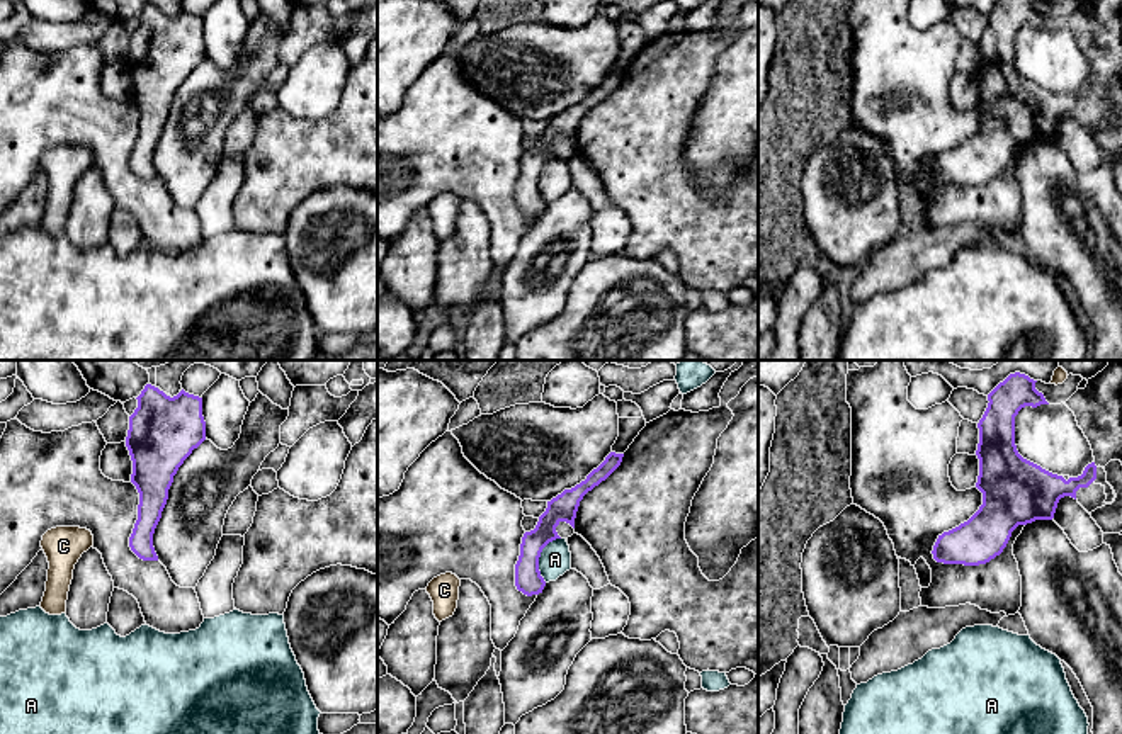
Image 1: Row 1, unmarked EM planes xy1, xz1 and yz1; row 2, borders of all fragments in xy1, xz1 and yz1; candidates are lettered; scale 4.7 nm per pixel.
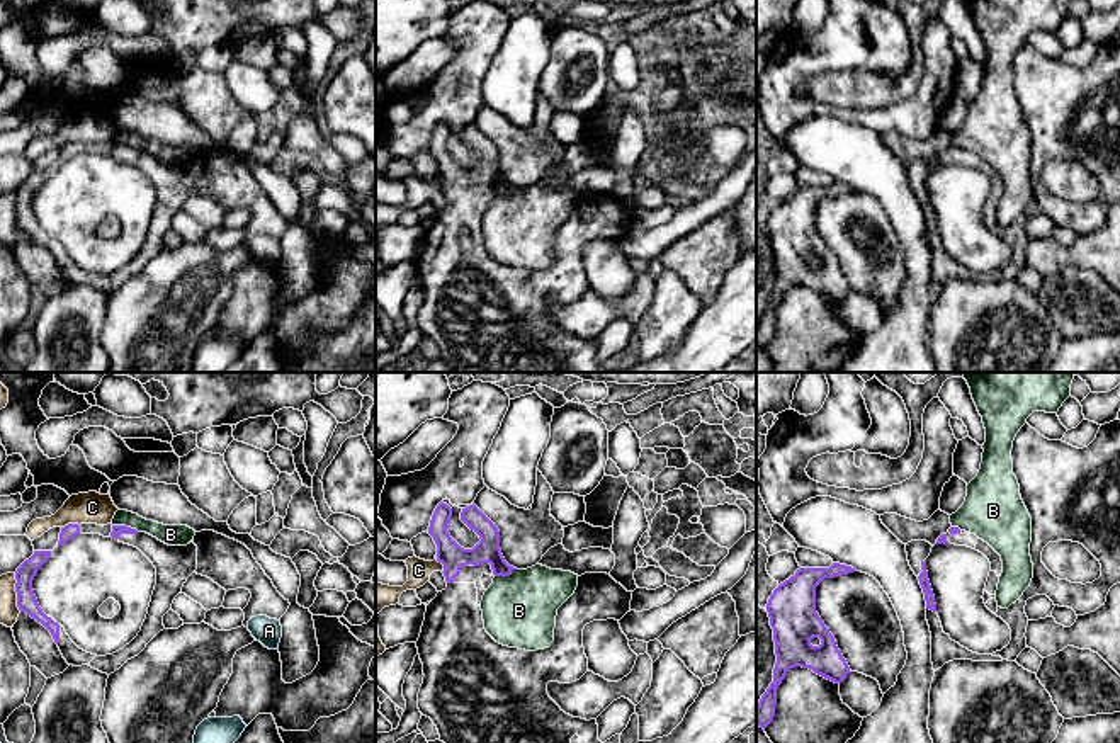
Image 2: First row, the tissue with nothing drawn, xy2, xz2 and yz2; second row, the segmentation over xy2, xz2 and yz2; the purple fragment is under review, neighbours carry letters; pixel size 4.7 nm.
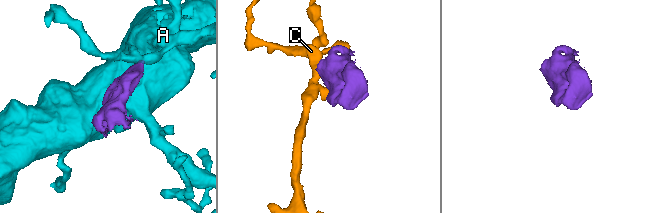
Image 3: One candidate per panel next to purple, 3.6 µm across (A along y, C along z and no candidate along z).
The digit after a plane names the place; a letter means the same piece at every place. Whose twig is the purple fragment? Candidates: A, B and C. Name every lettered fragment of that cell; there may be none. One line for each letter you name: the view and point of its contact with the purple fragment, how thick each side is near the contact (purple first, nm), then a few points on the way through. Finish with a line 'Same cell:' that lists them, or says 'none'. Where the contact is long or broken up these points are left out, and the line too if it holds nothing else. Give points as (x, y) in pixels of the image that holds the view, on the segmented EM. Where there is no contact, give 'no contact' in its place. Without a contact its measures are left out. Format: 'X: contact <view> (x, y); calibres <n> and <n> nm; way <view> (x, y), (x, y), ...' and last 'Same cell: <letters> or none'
Same cell: none

